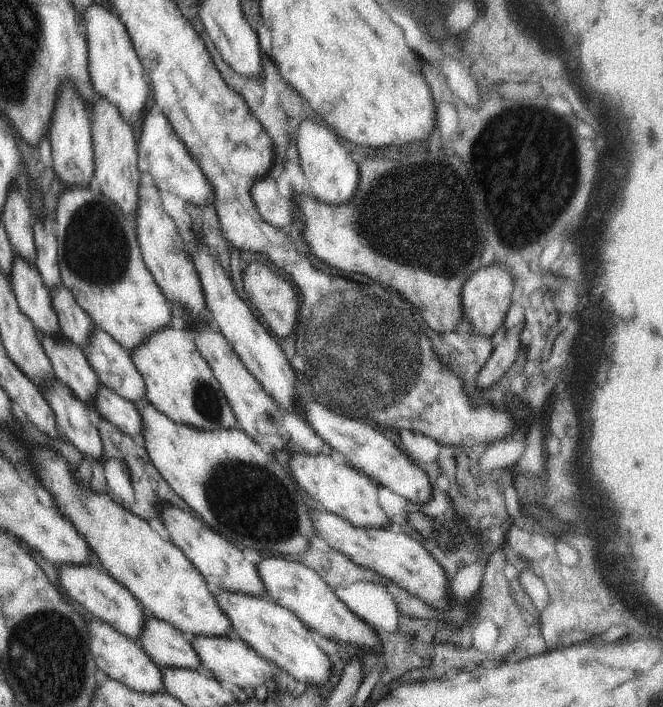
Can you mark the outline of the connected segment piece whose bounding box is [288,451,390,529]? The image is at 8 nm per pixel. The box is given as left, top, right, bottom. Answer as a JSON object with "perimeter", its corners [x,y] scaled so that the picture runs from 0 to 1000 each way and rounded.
{"perimeter":[[[496,638],[483,642],[439,639],[434,658],[434,670],[439,670],[443,682],[471,711],[478,711],[498,726],[516,730],[537,747],[576,748],[576,744],[588,741],[588,733],[570,713],[570,685],[526,656],[510,656],[501,649]]]}

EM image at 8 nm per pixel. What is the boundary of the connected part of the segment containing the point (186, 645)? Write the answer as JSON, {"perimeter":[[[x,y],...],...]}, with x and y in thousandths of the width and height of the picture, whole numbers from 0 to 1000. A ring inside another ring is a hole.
{"perimeter":[[[219,867],[219,891],[207,908],[243,945],[287,945],[296,948],[305,936],[290,917],[290,898],[268,891],[255,880]]]}

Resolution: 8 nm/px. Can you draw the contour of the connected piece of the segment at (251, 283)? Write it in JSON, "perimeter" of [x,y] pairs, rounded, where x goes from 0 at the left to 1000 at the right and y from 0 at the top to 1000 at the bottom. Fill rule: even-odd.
{"perimeter":[[[386,369],[379,373],[374,371],[371,379],[365,382],[365,402],[377,426],[395,444],[395,450],[406,464],[422,478],[443,472],[443,461],[448,461],[449,438],[452,438],[452,424],[449,424],[448,413],[443,412],[443,406],[437,400],[413,388],[401,375]]]}

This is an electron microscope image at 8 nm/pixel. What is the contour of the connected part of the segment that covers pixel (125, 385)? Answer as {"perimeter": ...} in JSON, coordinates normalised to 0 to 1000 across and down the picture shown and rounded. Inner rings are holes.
{"perimeter":[[[143,460],[136,475],[133,475],[133,487],[124,489],[124,495],[127,495],[127,504],[133,506],[133,515],[148,529],[154,546],[160,546],[163,552],[169,552],[169,554],[179,557],[190,566],[198,566],[201,570],[222,567],[217,535],[208,526],[208,521],[202,518],[196,499],[187,495],[158,467]]]}

